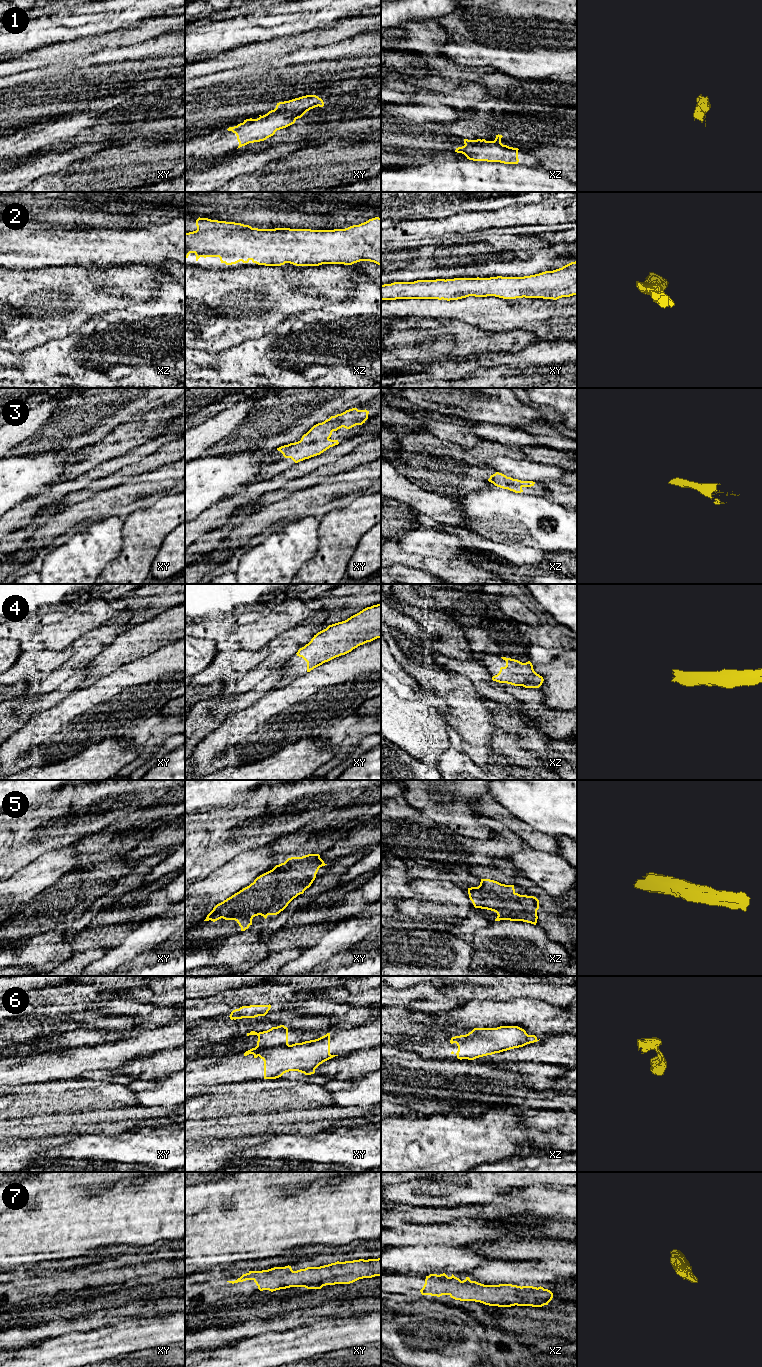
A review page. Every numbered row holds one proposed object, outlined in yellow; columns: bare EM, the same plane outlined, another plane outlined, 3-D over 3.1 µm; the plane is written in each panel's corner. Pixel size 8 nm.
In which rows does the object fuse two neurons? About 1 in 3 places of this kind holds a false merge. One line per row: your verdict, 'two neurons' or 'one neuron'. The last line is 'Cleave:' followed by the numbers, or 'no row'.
1: one neuron
2: one neuron
3: one neuron
4: one neuron
5: one neuron
6: one neuron
7: one neuron
Cleave: no row

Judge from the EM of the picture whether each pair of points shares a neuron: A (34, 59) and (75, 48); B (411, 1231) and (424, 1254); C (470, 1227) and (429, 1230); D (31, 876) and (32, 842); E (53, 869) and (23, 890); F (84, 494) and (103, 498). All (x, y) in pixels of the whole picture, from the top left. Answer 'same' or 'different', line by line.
A: same
B: different
C: same
D: different
E: same
F: different

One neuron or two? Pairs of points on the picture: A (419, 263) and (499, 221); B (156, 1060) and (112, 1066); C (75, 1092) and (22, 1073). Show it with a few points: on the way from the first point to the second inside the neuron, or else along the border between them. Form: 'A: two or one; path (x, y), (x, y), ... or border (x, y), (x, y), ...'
A: two; border (429, 245), (453, 246)
B: two; border (146, 1055), (140, 1055), (127, 1061), (118, 1072)
C: two; border (67, 1078), (31, 1082), (26, 1083), (22, 1087)

